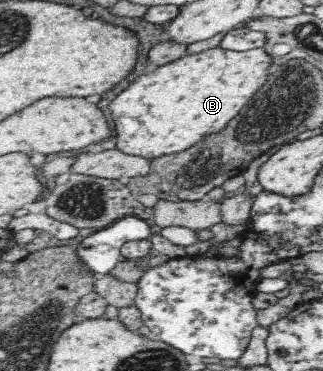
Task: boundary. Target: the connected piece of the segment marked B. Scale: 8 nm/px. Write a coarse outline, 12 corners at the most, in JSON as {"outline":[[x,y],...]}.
{"outline":[[217,47],[110,102],[115,148],[150,161],[228,127],[265,83],[264,48]]}

